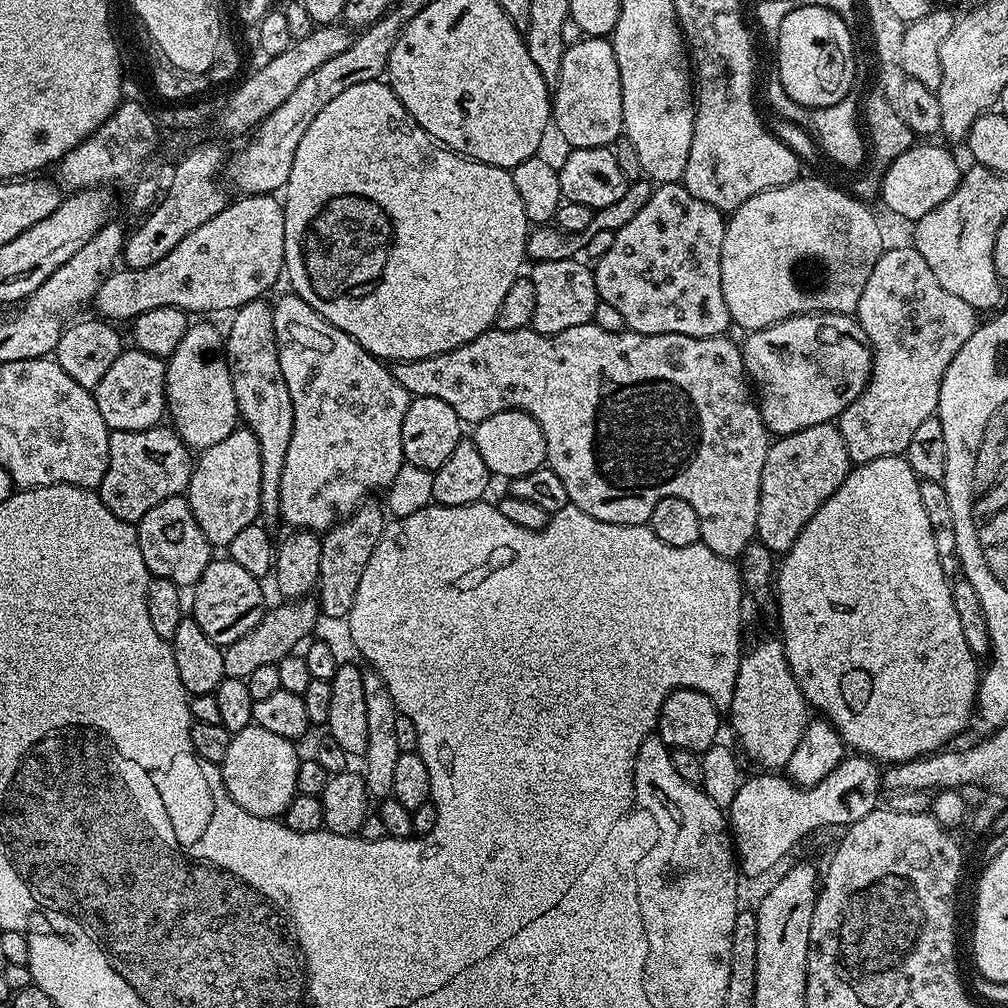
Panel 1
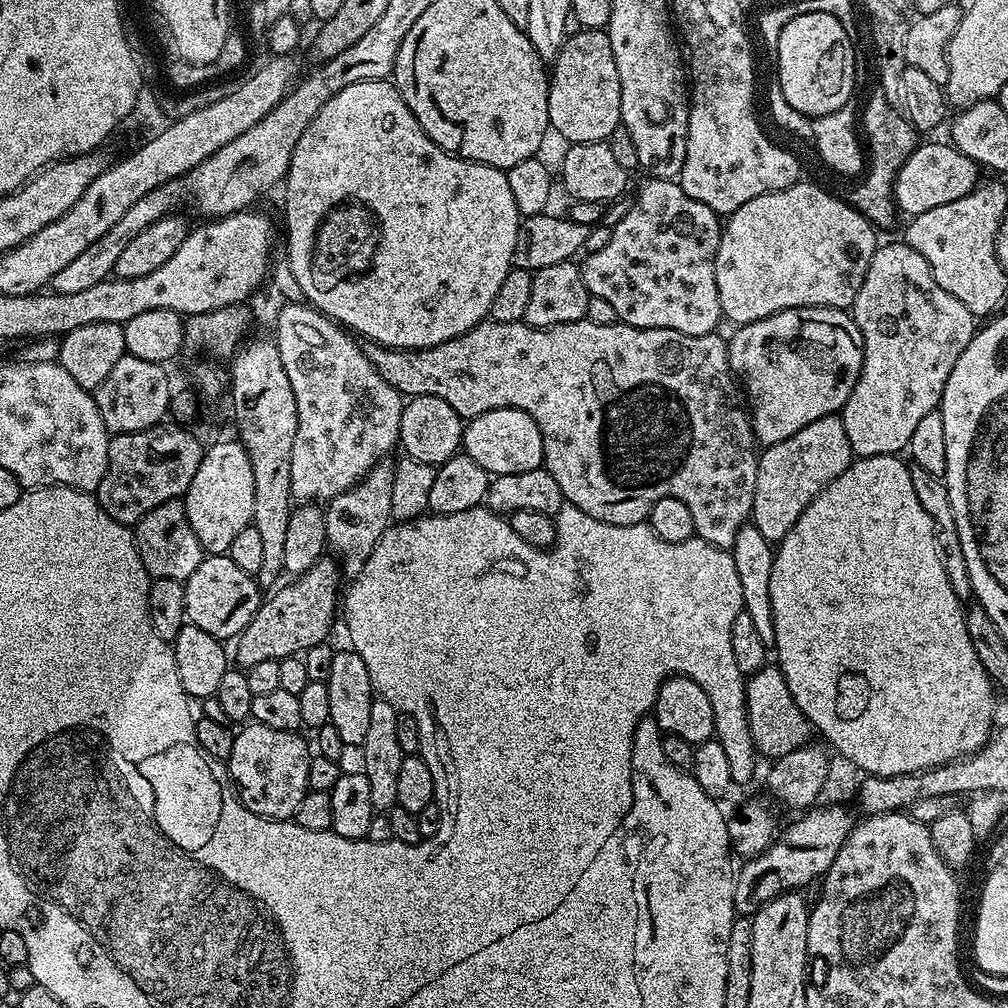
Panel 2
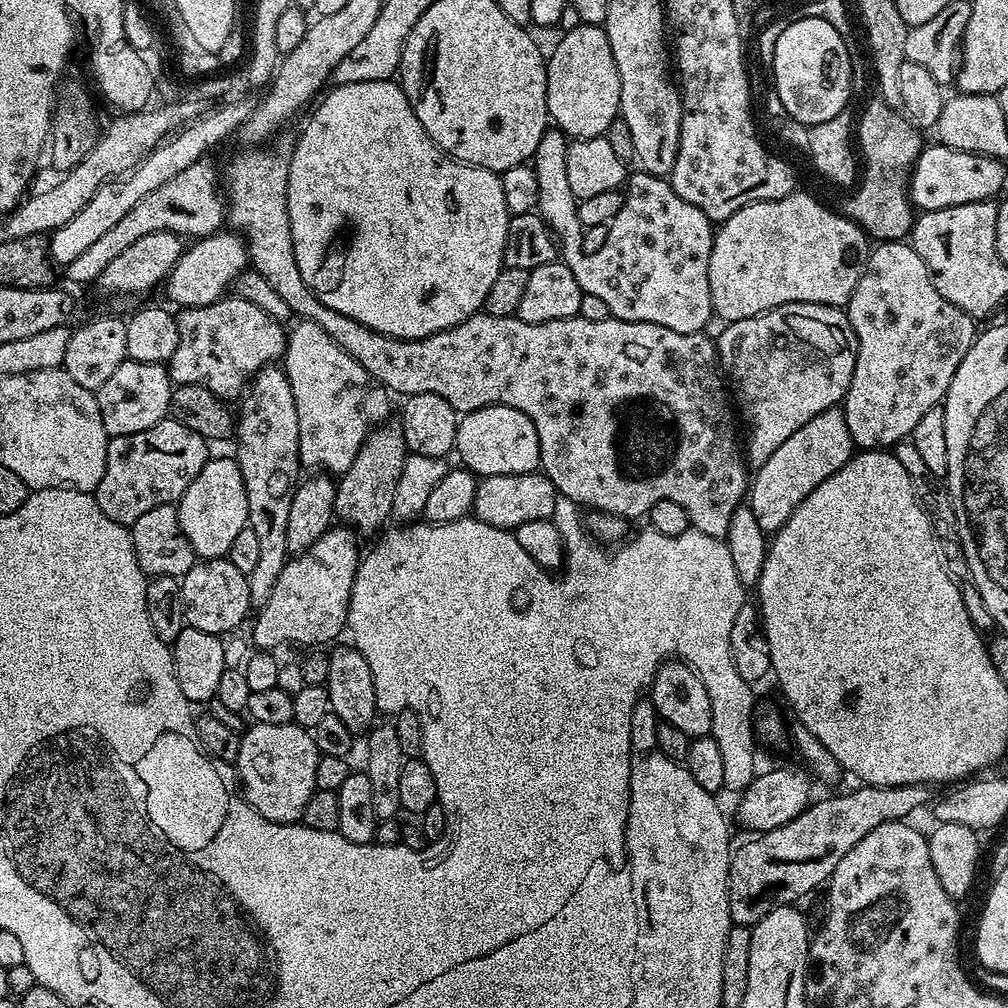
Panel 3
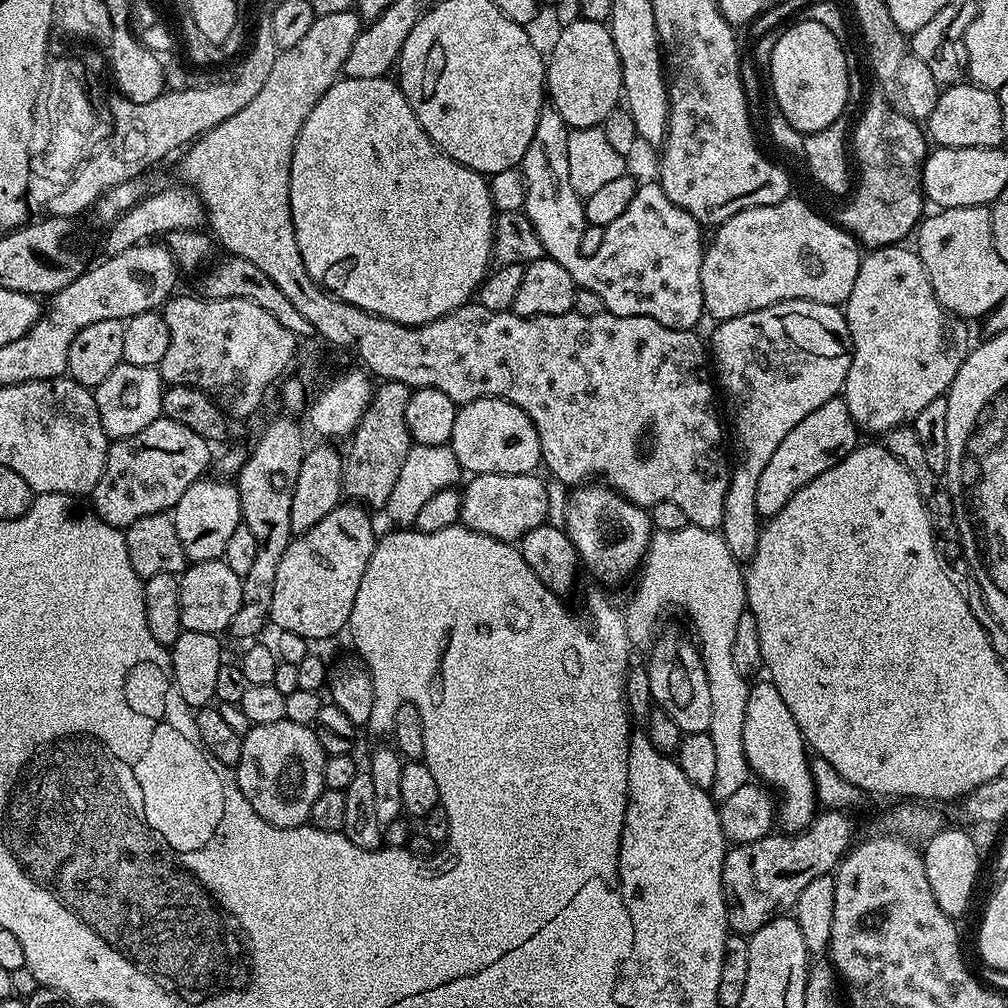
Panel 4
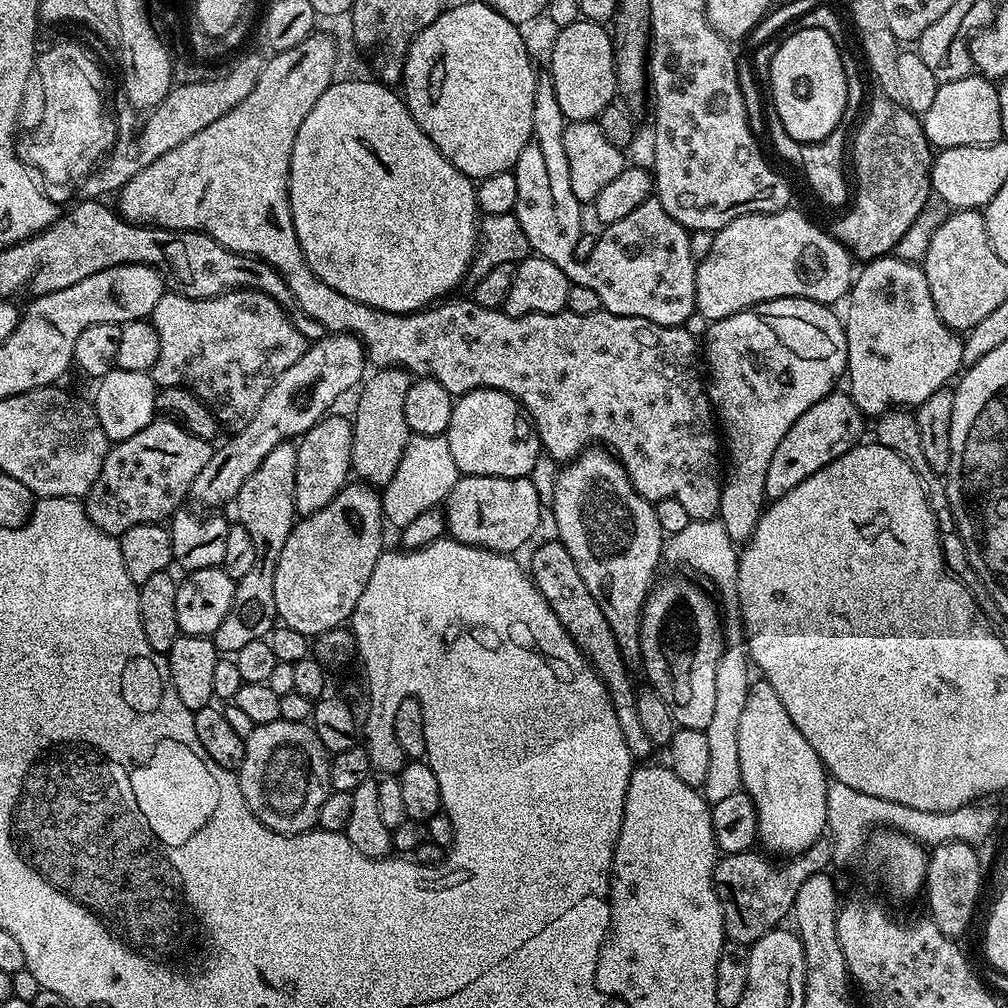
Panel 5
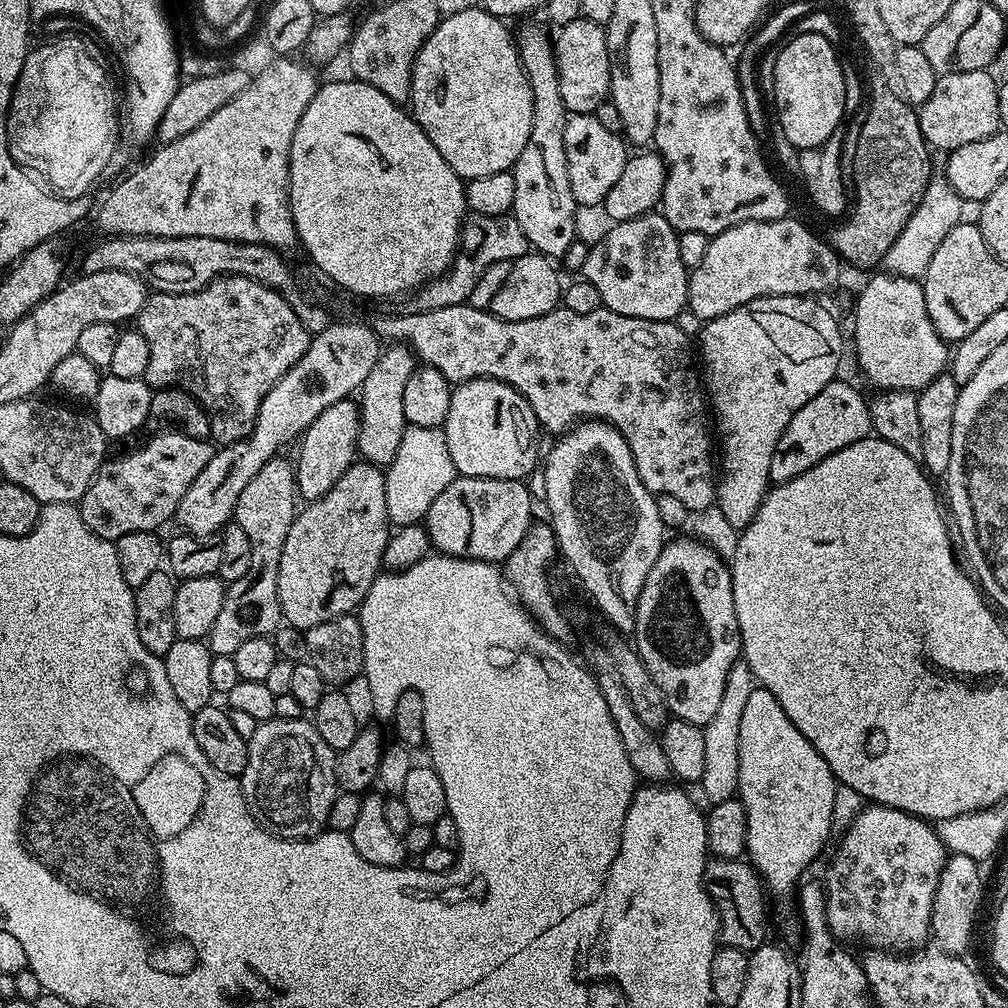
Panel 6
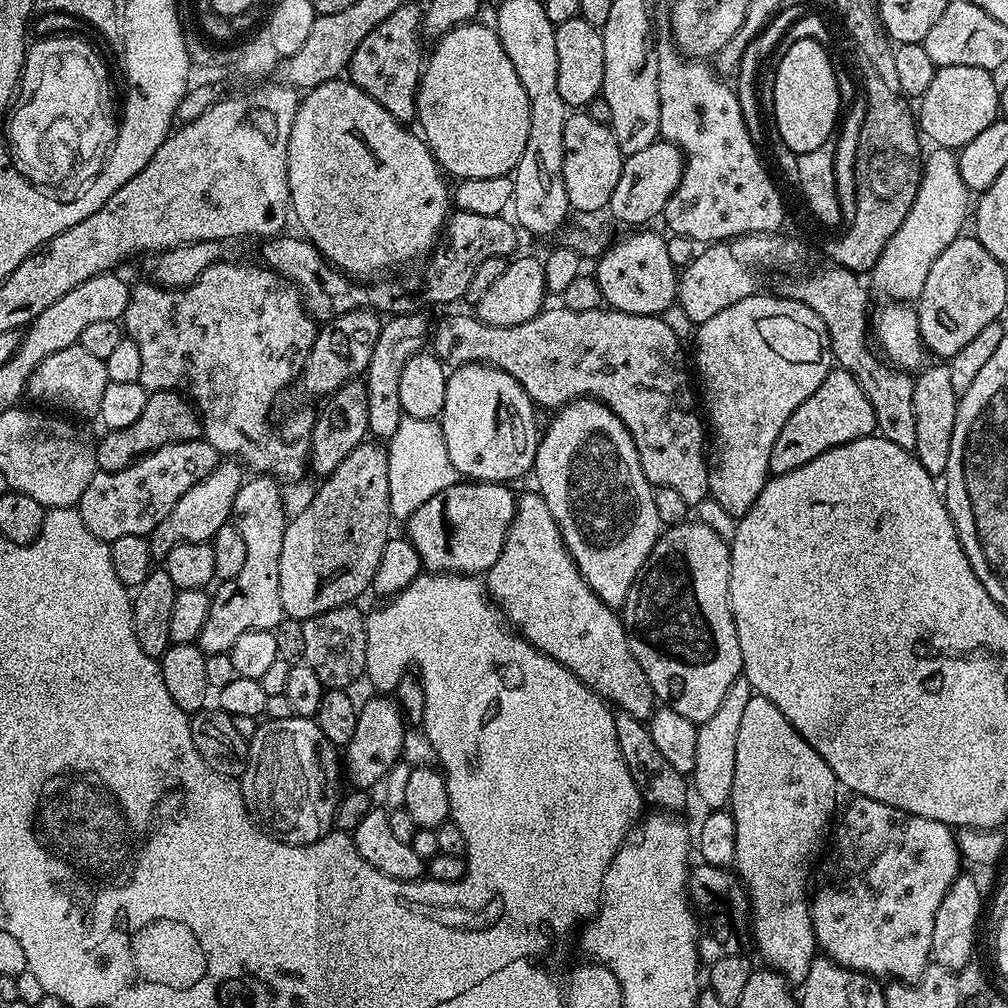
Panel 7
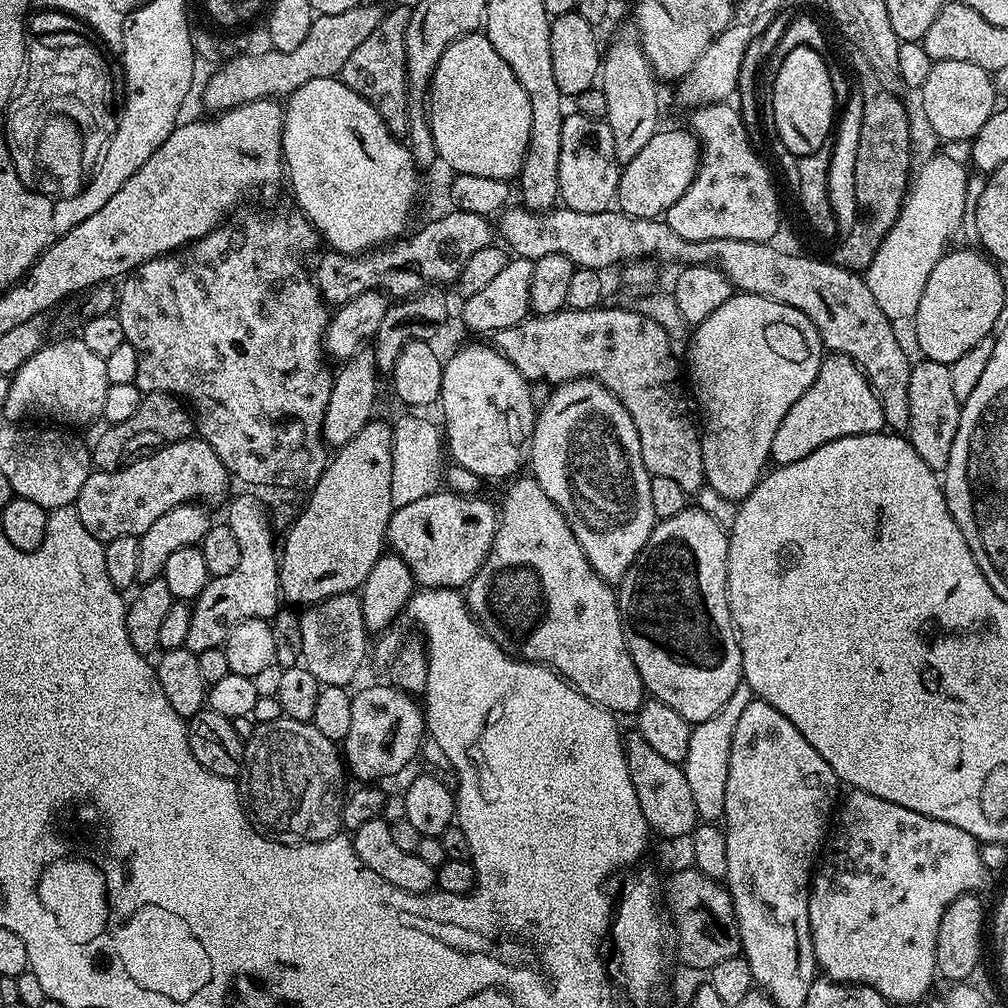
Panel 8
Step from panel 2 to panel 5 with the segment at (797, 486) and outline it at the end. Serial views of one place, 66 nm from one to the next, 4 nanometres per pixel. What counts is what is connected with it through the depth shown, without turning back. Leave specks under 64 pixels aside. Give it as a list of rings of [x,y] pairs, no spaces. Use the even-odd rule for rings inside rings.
[[[834,390],[826,398],[814,402],[790,430],[786,430],[786,438],[778,442],[778,450],[774,450],[774,458],[770,458],[770,466],[766,469],[765,497],[769,501],[782,498],[782,494],[790,494],[798,482],[806,482],[810,474],[822,470],[834,458],[842,458],[850,449],[861,443],[866,417],[858,410],[847,391]]]

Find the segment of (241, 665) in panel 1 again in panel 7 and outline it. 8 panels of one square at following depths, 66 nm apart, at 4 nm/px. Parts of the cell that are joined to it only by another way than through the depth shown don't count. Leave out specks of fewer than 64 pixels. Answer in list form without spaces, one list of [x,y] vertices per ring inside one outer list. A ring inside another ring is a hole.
[[[365,442],[350,450],[336,469],[319,481],[320,489],[313,494],[312,501],[284,527],[282,558],[278,561],[278,594],[282,594],[282,610],[289,620],[303,622],[324,611],[351,605],[371,589],[374,570],[378,570],[382,550],[390,539],[388,523],[394,520],[390,510],[388,450],[383,443],[372,443],[376,444]]]

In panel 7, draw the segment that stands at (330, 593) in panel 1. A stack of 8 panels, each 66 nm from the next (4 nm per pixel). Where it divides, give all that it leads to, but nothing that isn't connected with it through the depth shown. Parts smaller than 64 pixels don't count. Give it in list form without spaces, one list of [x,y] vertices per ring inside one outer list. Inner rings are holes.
[[[411,312],[405,316],[385,319],[380,326],[378,342],[374,342],[374,354],[370,354],[366,383],[368,386],[368,430],[373,437],[387,442],[396,431],[399,420],[405,416],[402,401],[398,398],[398,385],[402,379],[402,369],[414,354],[425,347],[430,336],[427,315]]]

